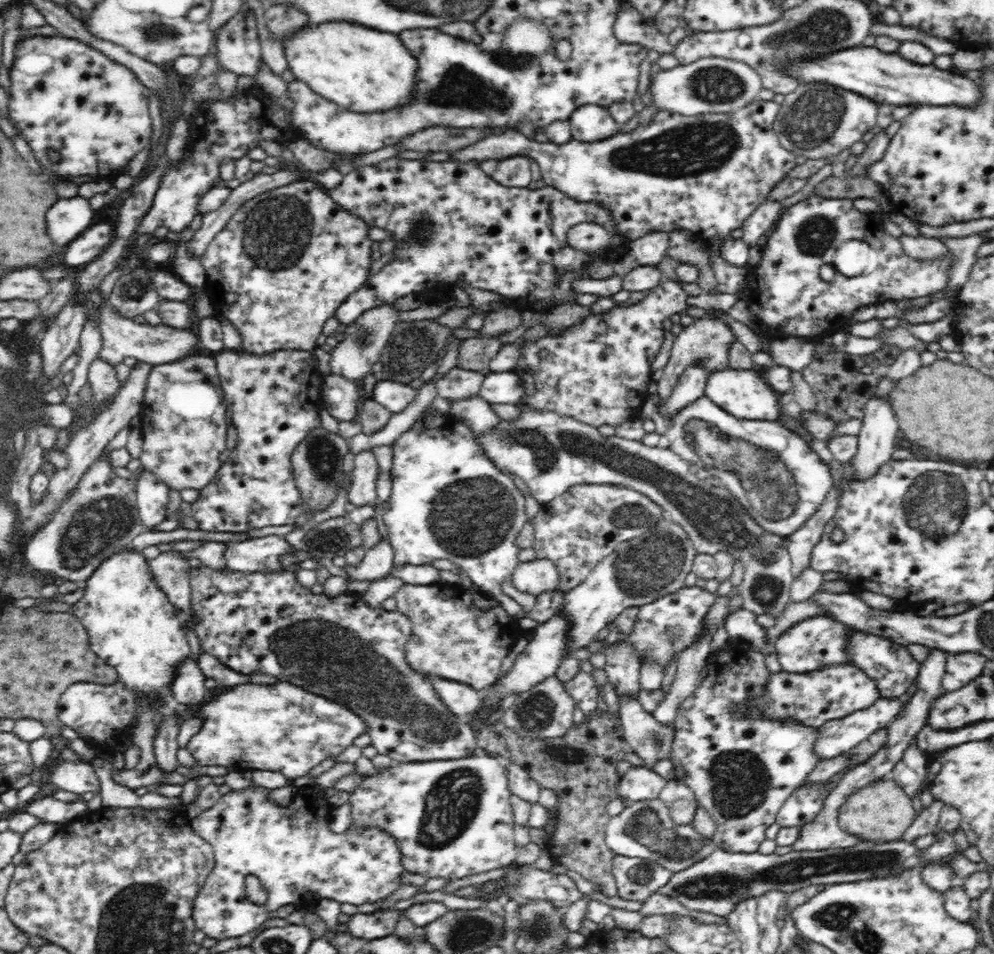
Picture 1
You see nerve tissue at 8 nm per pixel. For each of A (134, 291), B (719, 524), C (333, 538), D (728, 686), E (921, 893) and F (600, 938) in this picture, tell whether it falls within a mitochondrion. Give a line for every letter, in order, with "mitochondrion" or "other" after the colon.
A: mitochondrion
B: mitochondrion
C: mitochondrion
D: other
E: other
F: other

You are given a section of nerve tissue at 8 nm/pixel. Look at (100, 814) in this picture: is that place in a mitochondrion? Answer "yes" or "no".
no

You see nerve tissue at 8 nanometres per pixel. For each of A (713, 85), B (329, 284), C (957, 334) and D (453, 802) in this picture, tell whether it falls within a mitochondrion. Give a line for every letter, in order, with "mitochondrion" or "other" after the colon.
A: mitochondrion
B: other
C: other
D: mitochondrion

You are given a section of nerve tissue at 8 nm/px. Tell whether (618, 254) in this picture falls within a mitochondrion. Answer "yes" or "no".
no

